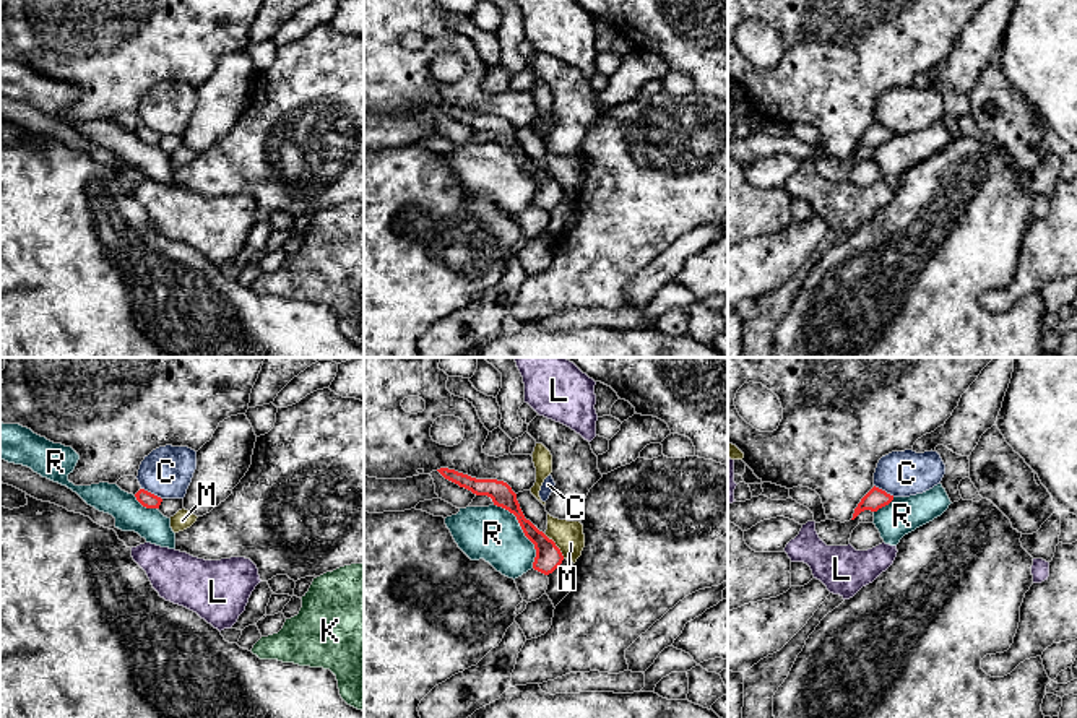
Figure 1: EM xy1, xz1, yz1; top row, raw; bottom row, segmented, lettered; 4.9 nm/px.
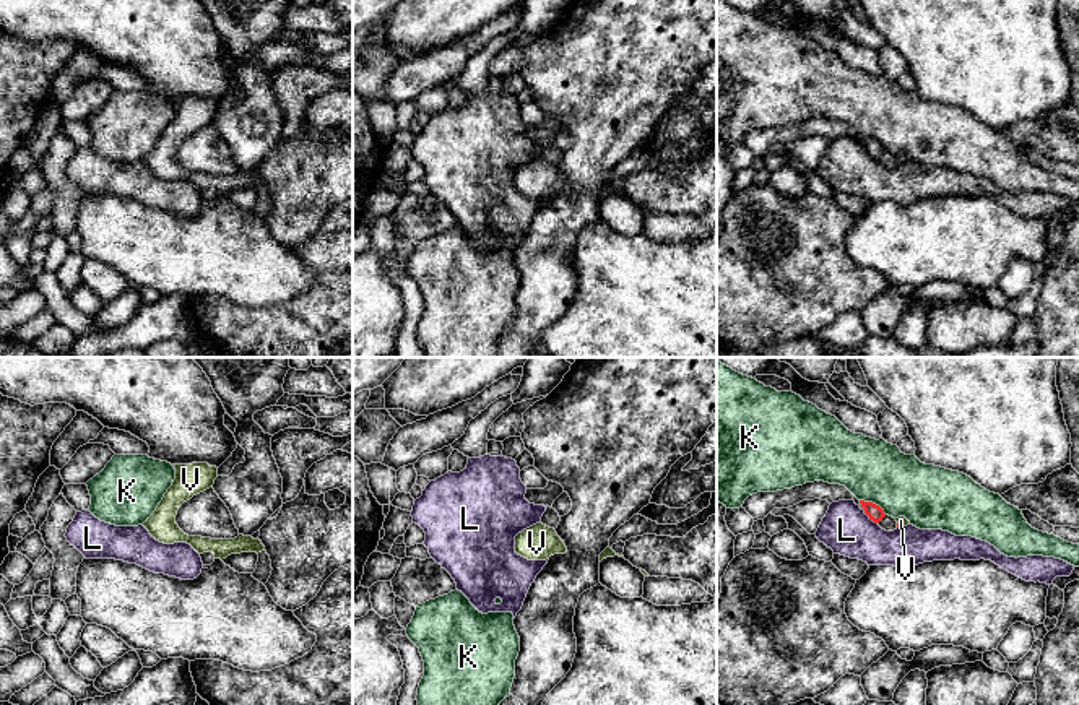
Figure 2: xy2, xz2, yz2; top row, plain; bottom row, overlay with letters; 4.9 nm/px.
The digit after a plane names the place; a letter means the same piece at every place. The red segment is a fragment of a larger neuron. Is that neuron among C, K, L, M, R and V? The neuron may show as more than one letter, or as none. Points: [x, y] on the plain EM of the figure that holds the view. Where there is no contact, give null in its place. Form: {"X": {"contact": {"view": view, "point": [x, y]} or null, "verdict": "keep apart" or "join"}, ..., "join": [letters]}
{"C": {"contact": {"view": "xy1", "point": [150, 129]}, "verdict": "keep apart"}, "K": {"contact": {"view": "yz2", "point": [871, 138]}, "verdict": "keep apart"}, "L": {"contact": {"view": "yz2", "point": [870, 153]}, "verdict": "keep apart"}, "M": {"contact": {"view": "xz1", "point": [554, 181]}, "verdict": "keep apart"}, "R": {"contact": {"view": "xz1", "point": [523, 168]}, "verdict": "keep apart"}, "V": {"contact": {"view": "yz2", "point": [899, 161]}, "verdict": "join"}, "join": ["V"]}

